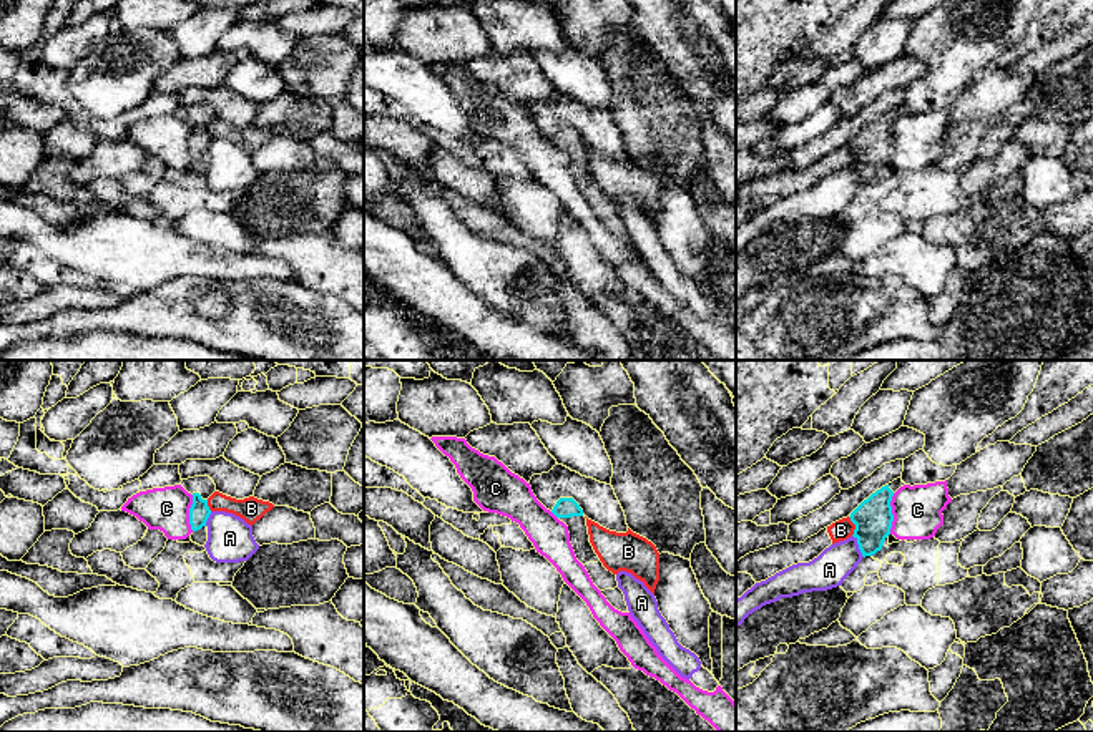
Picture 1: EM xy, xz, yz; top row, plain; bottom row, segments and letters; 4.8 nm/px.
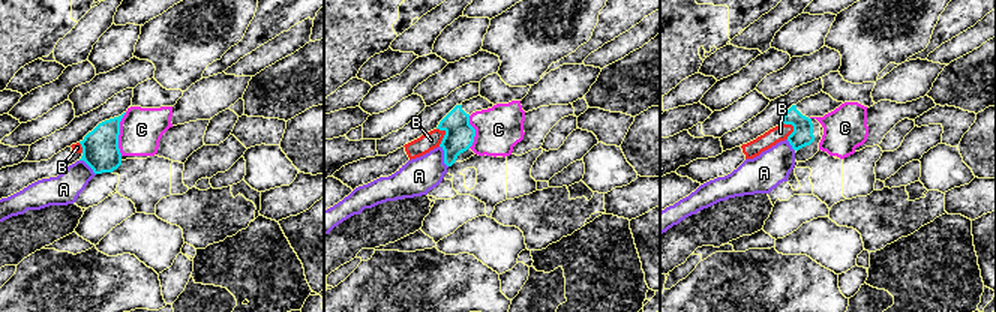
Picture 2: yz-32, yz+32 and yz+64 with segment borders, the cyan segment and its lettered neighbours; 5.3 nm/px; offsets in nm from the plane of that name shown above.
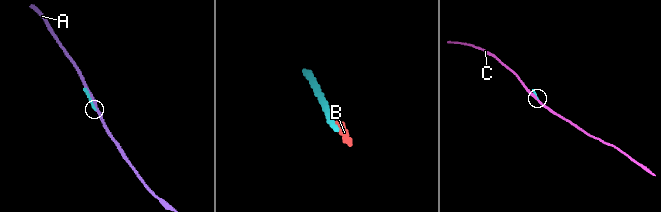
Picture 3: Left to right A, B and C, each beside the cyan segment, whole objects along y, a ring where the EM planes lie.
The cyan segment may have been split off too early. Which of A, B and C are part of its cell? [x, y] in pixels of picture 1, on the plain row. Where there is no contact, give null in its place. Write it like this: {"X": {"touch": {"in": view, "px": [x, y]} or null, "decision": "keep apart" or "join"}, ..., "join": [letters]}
{"A": {"touch": {"in": "yz", "px": [859, 175]}, "decision": "keep apart"}, "B": {"touch": {"in": "yz", "px": [856, 155]}, "decision": "keep apart"}, "C": {"touch": {"in": "yz", "px": [891, 141]}, "decision": "keep apart"}, "join": []}

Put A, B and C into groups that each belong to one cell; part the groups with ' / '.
A / B / C

